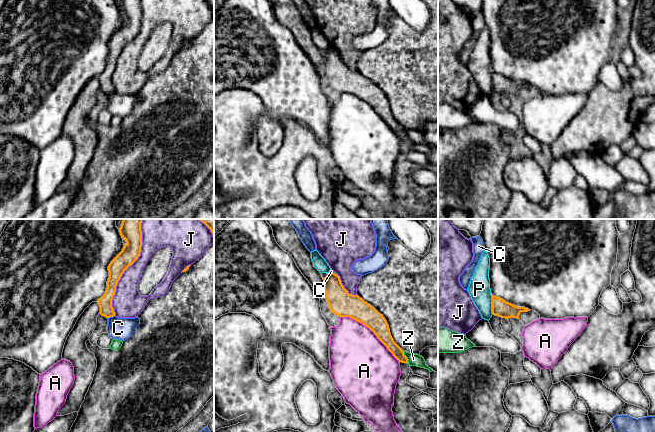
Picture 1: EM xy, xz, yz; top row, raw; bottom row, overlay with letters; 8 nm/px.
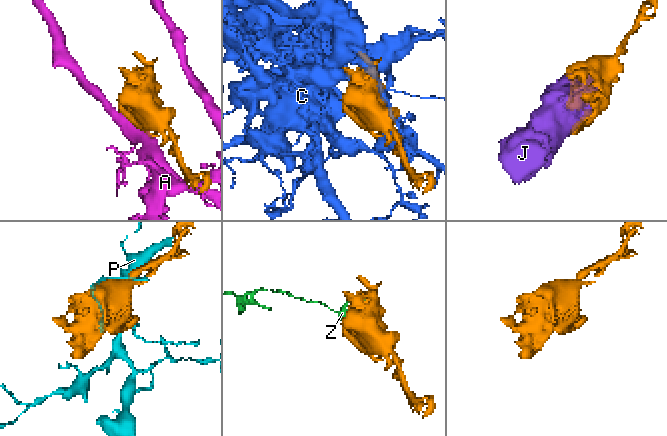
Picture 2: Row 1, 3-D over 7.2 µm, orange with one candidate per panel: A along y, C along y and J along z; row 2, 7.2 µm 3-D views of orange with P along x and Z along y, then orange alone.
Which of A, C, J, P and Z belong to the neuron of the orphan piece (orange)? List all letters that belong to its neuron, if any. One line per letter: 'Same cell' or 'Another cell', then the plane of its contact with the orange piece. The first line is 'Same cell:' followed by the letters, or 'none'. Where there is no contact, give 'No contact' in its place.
Same cell: none
A: Another cell. Touches orange in xz
C: Another cell. Touches orange in xy
J: Another cell. Touches orange in xy
P: Another cell. Touches orange in yz
Z: Another cell. Touches orange in xz

